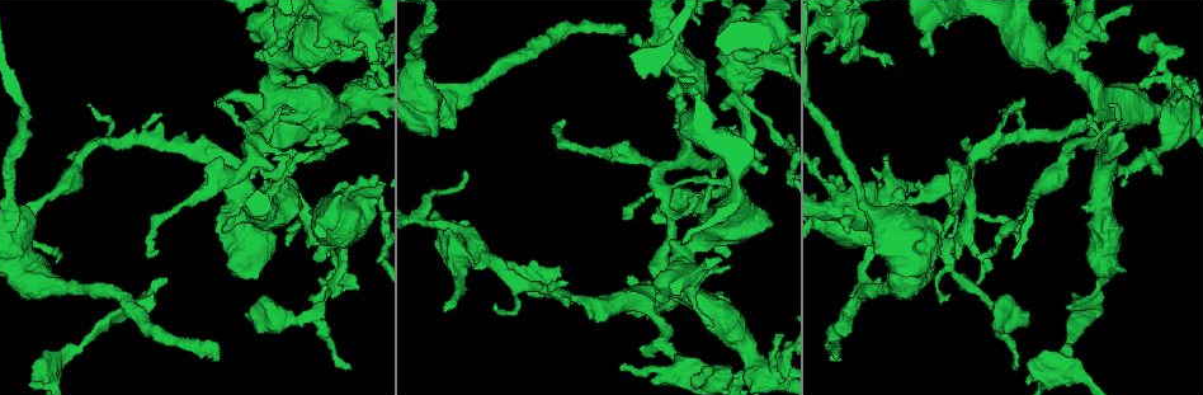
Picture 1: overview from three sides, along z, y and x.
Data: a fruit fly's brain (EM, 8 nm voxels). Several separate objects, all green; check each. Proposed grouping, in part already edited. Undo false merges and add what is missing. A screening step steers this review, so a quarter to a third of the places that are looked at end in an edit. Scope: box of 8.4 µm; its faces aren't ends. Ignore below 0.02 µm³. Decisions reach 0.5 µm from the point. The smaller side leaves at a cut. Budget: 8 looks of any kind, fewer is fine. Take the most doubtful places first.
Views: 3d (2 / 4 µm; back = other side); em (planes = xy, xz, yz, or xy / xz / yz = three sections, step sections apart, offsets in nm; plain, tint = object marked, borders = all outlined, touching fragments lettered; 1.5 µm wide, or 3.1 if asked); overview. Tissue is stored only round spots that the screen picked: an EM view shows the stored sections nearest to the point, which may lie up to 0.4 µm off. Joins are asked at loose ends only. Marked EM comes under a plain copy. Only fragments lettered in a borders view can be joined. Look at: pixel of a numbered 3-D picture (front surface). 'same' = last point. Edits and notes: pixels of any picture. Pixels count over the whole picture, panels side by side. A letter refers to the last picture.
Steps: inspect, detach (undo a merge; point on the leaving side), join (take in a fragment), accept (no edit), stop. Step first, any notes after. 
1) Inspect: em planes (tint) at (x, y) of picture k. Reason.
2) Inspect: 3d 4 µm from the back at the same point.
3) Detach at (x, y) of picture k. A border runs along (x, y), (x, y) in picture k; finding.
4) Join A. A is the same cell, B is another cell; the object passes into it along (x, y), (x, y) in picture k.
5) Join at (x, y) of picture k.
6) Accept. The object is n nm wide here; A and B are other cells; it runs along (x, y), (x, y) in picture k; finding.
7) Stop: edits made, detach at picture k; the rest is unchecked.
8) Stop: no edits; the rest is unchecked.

Inspect: em planes (tint) at (617, 33) of picture 1. Long arm stops here.

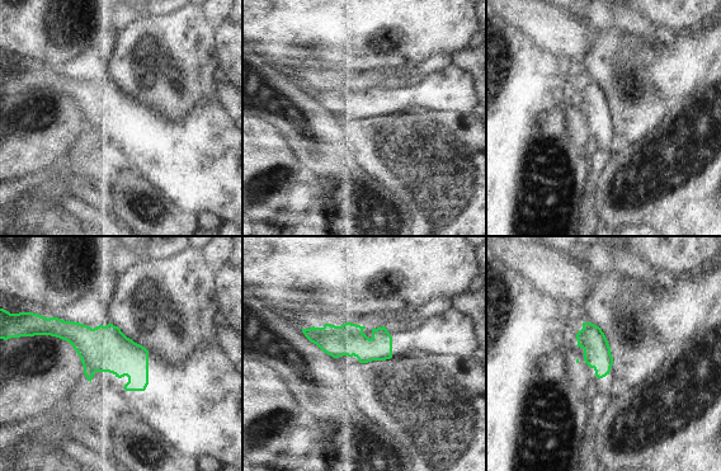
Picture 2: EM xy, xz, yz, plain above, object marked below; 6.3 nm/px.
Inspect: em planes (borders) at the same point. See the neighbours.

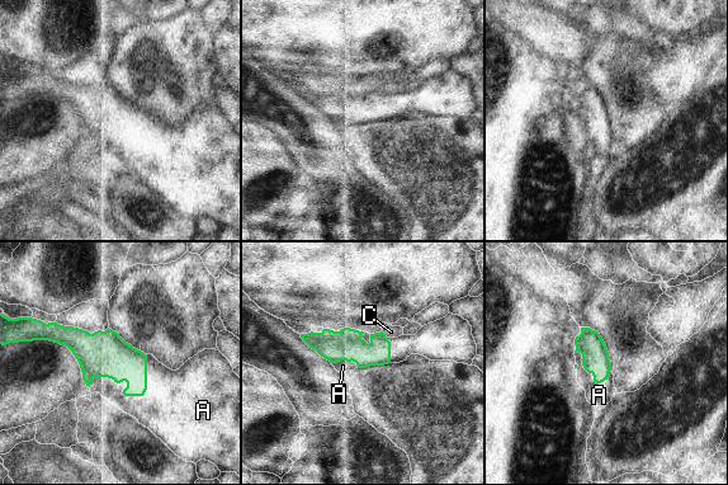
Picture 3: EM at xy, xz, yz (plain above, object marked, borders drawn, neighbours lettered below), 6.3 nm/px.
Join A. The object is 180 nm wide here; A is the same cell, C is another cell; the cell continues.

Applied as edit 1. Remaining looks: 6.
Inspect: overview.

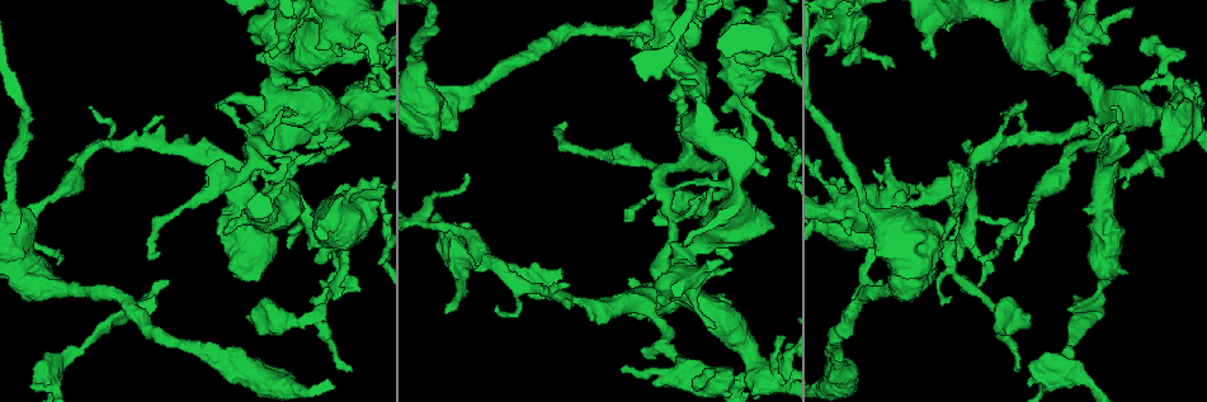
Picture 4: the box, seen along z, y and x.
Inspect: em planes (borders) at (1022, 109) of picture 4. Tapers out.

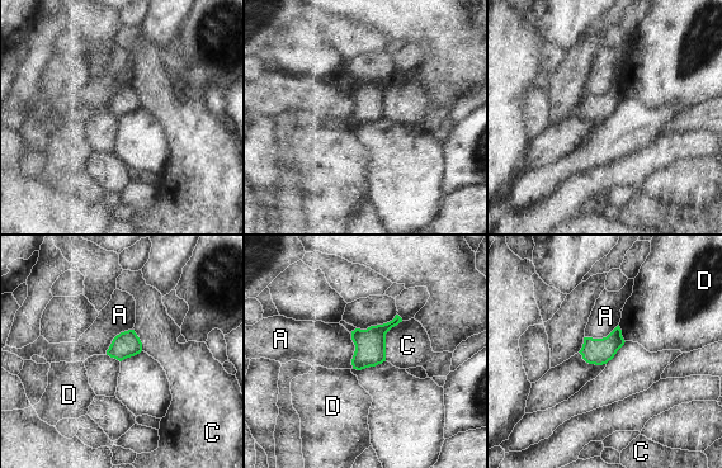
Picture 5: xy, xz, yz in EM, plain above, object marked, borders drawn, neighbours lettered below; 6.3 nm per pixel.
Accept. The object is 170 nm wide here; A, C and D are other cells; a border runs along (132, 329), (121, 331), (105, 354) in picture 5; no lettered fragment goes on from it.

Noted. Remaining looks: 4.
Stop: edits made, join at picture 3; the rest is unchecked.

